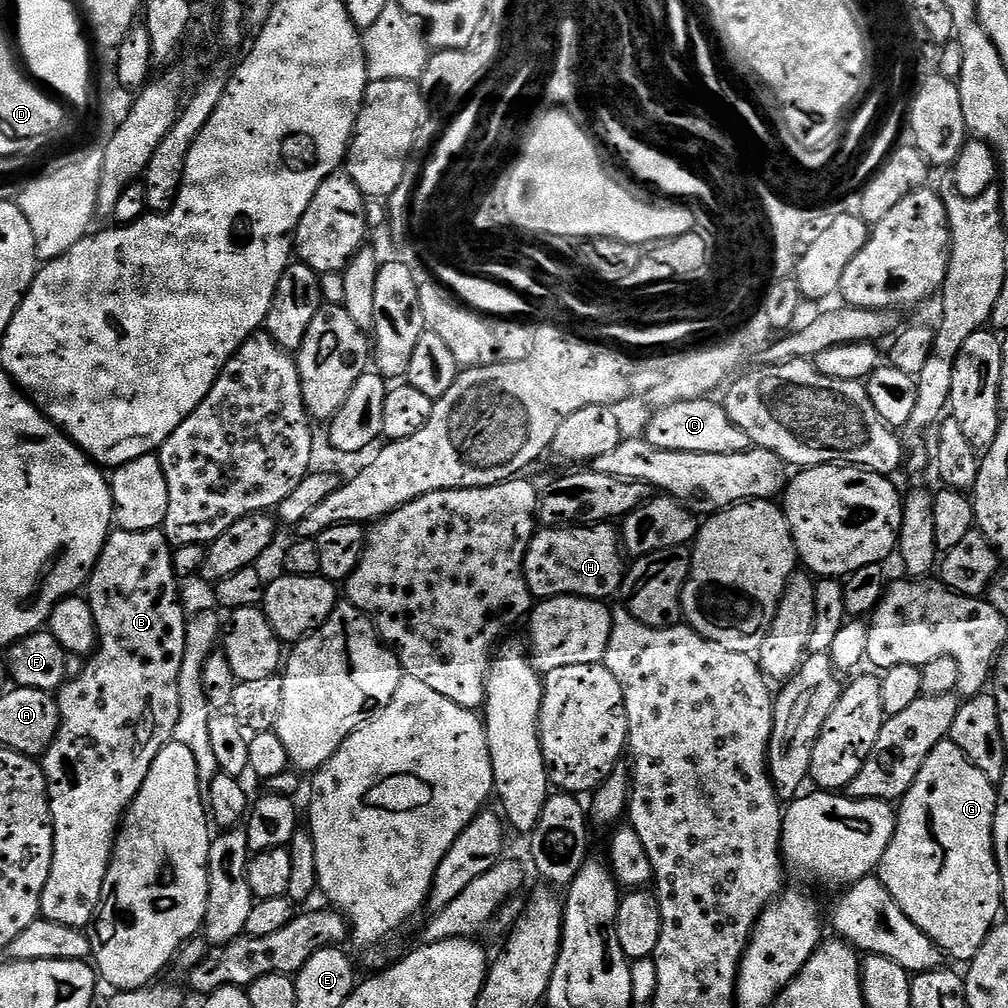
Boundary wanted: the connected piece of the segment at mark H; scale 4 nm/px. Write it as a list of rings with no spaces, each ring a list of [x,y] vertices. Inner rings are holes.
[[[611,523],[591,526],[541,527],[532,537],[524,559],[524,580],[537,601],[556,596],[587,596],[607,601],[621,591],[626,571],[622,536]],[[625,560],[625,564],[624,564]]]

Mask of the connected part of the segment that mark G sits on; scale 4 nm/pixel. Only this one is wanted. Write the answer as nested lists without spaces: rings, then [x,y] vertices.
[[[951,738],[938,742],[938,746],[934,746],[934,750],[930,750],[926,762],[922,762],[922,770],[918,770],[918,778],[914,778],[910,790],[899,801],[894,838],[890,838],[890,846],[886,846],[886,854],[882,854],[880,859],[878,879],[884,883],[886,890],[890,890],[894,902],[898,902],[898,906],[902,906],[906,918],[910,918],[910,922],[914,922],[914,926],[918,926],[918,930],[925,932],[940,947],[941,952],[947,954],[951,959],[953,956],[956,960],[964,960],[963,962],[972,961],[978,954],[978,950],[982,950],[982,942],[986,942],[986,938],[1001,919],[1000,903],[1005,903],[1006,900],[1002,894],[1002,878],[994,850],[994,814],[996,813],[997,795],[997,785],[992,784],[990,778],[986,778],[986,774],[982,774],[982,770],[978,770],[978,766],[974,766],[974,762],[970,762],[970,758],[966,758],[966,754],[962,754],[962,750],[958,750],[958,746],[954,746]]]

